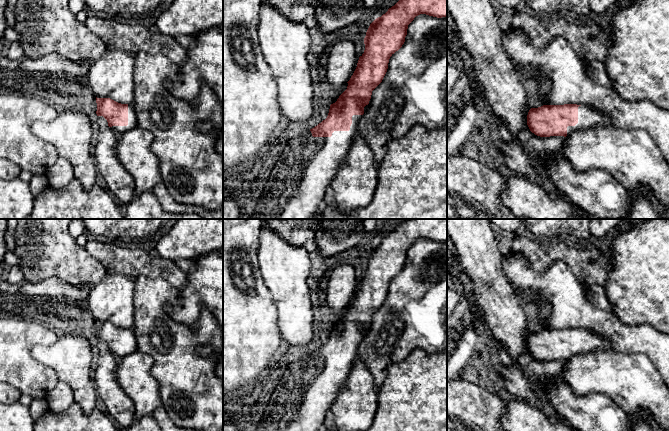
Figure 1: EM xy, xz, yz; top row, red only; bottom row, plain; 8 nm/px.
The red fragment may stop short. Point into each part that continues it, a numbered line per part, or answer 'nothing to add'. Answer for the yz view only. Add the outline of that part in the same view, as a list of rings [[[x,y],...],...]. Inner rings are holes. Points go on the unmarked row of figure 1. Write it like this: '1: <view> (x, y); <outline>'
1: yz (588, 341); [[[587,329],[578,331],[578,347],[567,351],[567,360],[578,354],[585,354],[594,350],[612,349],[611,341],[595,332]]]

